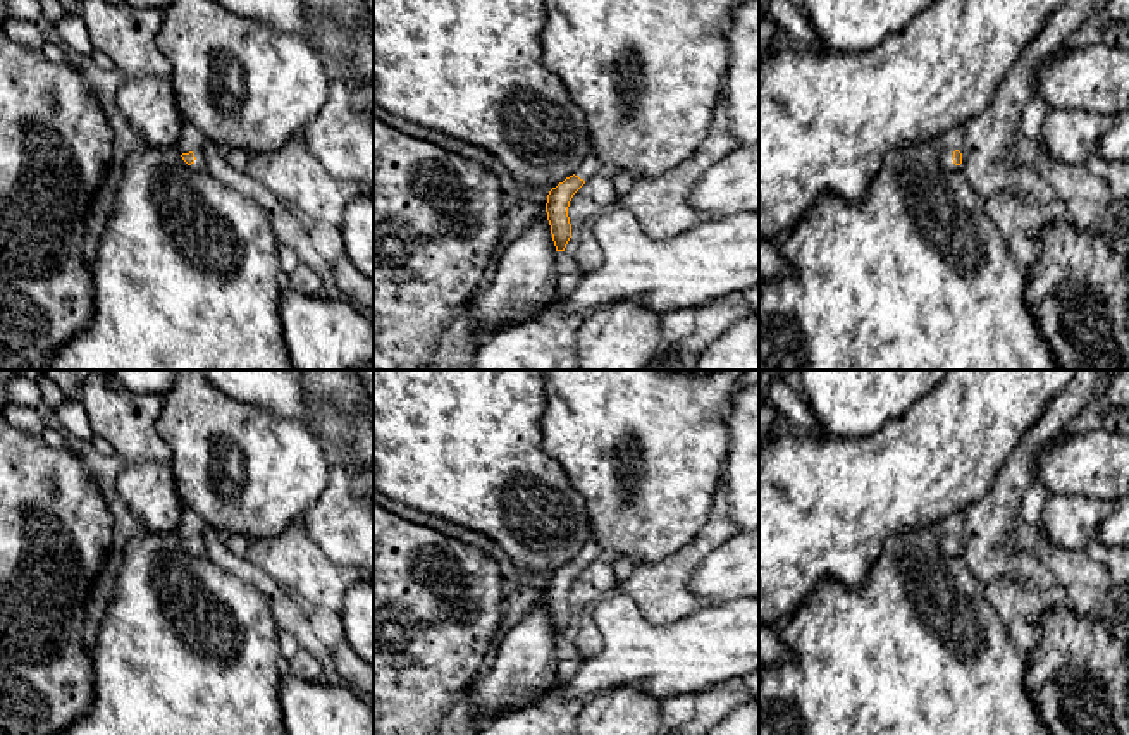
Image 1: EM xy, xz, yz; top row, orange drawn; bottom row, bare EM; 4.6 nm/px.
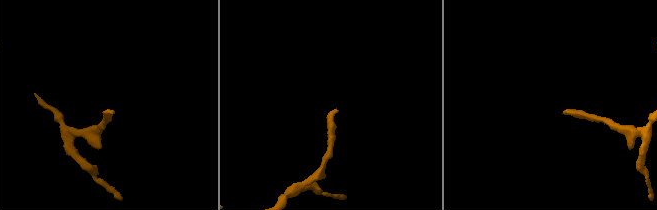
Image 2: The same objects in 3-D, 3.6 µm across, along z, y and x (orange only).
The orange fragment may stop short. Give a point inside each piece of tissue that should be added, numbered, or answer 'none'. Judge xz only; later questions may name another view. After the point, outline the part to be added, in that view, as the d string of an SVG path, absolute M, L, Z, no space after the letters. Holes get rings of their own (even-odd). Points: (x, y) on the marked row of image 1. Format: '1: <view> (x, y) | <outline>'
1: xz (591, 166) | M589 153L582 165L577 169L575 176L578 176L583 181L589 181L590 177L601 172L604 172L601 160L595 155Z

